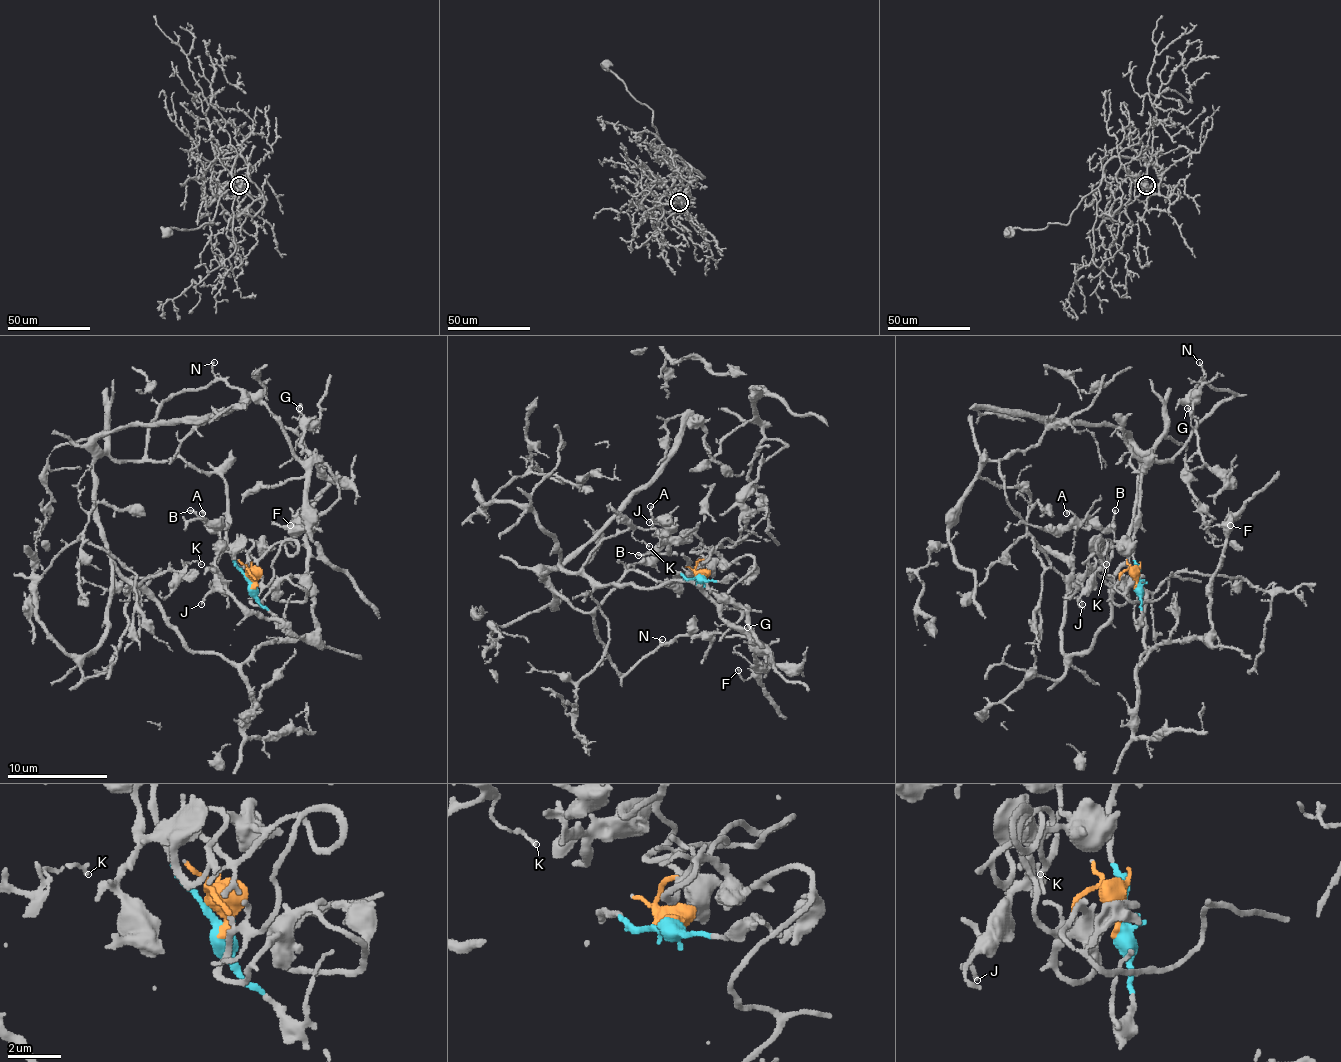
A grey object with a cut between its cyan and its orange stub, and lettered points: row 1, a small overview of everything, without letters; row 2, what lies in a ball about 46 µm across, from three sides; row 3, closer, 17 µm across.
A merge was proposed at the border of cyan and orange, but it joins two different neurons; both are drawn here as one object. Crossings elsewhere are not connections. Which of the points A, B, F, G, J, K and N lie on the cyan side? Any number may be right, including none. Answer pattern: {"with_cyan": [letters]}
{"with_cyan": ["F", "G", "K", "N"]}

